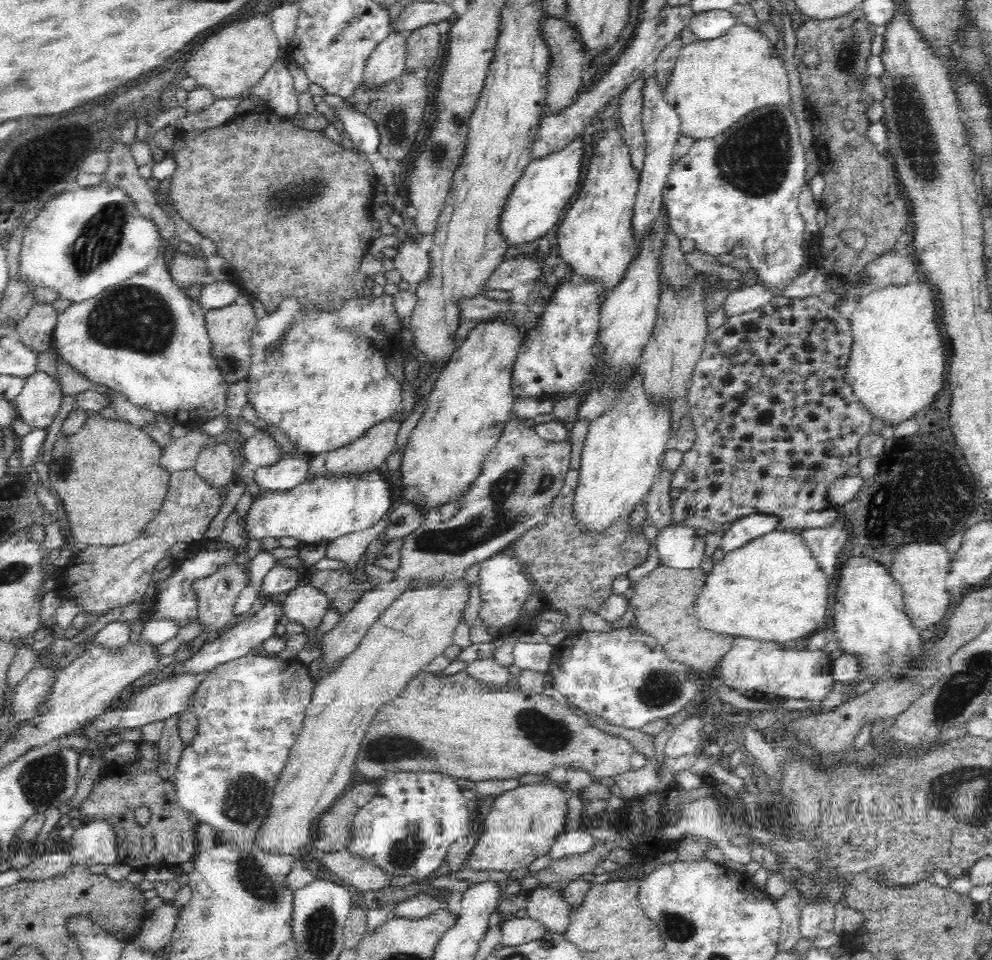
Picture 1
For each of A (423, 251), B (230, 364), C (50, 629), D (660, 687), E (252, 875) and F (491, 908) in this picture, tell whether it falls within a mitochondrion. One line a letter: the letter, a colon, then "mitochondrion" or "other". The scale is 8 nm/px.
A: other
B: mitochondrion
C: other
D: mitochondrion
E: mitochondrion
F: other

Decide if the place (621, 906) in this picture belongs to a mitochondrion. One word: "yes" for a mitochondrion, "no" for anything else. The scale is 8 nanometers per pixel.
no

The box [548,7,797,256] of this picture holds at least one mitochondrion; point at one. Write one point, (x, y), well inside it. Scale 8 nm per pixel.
(754, 160)

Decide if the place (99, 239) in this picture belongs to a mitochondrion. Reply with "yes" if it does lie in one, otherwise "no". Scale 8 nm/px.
yes

